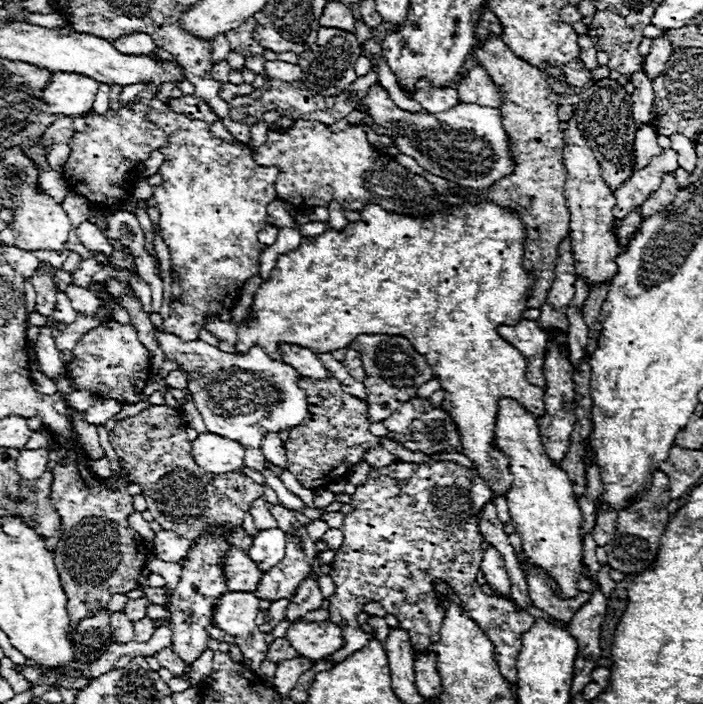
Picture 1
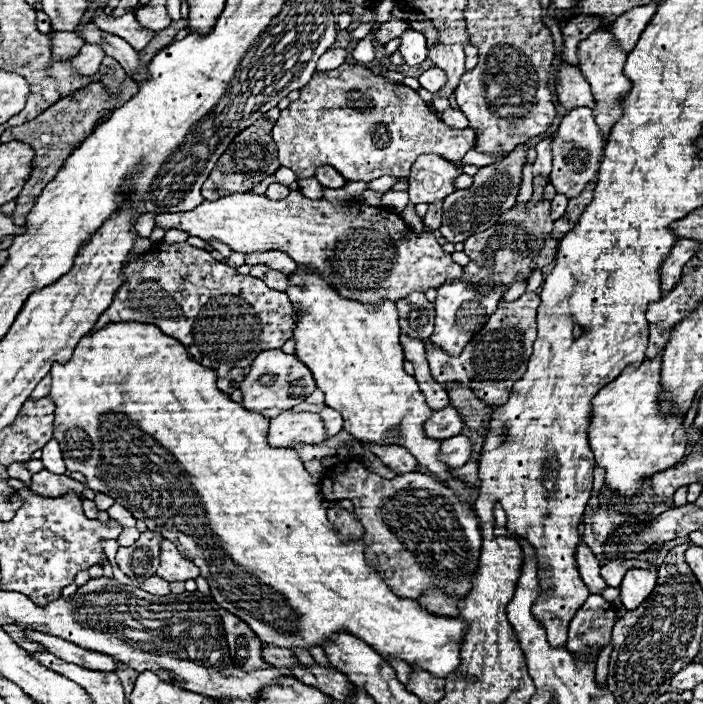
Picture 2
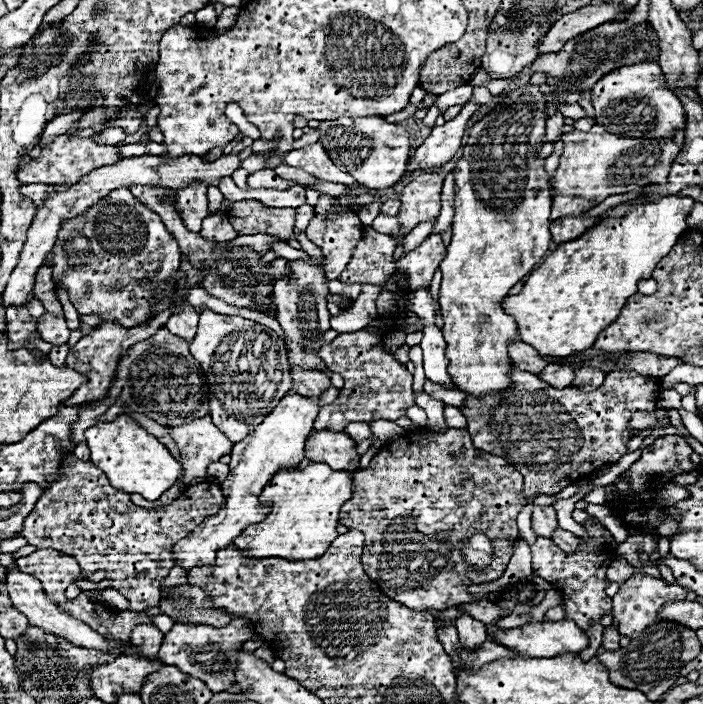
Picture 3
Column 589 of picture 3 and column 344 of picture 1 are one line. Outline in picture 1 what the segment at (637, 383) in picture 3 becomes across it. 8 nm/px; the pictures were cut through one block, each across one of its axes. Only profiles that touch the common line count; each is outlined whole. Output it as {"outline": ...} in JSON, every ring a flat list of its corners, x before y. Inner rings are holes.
{"outline":[[336,378,328,380,300,380,300,388,308,392,308,416,300,422,300,428,292,428,290,440,284,444,290,472,302,482,304,488,326,486,328,482,344,476,354,464,364,460,364,452,370,448,382,448,378,436,374,436,368,426,368,406,364,400,342,392],[306,420,312,428,306,428]]}

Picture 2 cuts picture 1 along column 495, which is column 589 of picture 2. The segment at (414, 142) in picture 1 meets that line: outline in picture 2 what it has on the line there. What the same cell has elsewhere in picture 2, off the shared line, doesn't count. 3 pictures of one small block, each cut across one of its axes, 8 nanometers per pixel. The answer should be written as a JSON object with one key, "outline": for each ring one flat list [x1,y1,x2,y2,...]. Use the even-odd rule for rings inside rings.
{"outline":[[574,108,570,110,558,130,554,132,554,142,552,142,552,154,554,154,554,168,550,174,550,182,554,184,556,192,566,194,568,198,574,198,578,194,582,194,582,190,586,188,586,184,590,180,596,180,598,168,602,164,602,156,604,156,604,144,606,144,606,136,602,136,592,108]]}

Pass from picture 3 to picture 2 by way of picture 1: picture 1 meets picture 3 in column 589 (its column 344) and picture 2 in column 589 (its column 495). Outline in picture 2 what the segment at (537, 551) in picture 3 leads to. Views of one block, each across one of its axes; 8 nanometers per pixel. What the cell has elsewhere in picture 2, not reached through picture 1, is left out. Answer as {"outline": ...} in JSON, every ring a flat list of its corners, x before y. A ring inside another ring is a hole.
{"outline":[[588,596,588,600,574,614,568,628,566,648,574,654,590,654,608,644,614,626,616,610,602,596]]}

